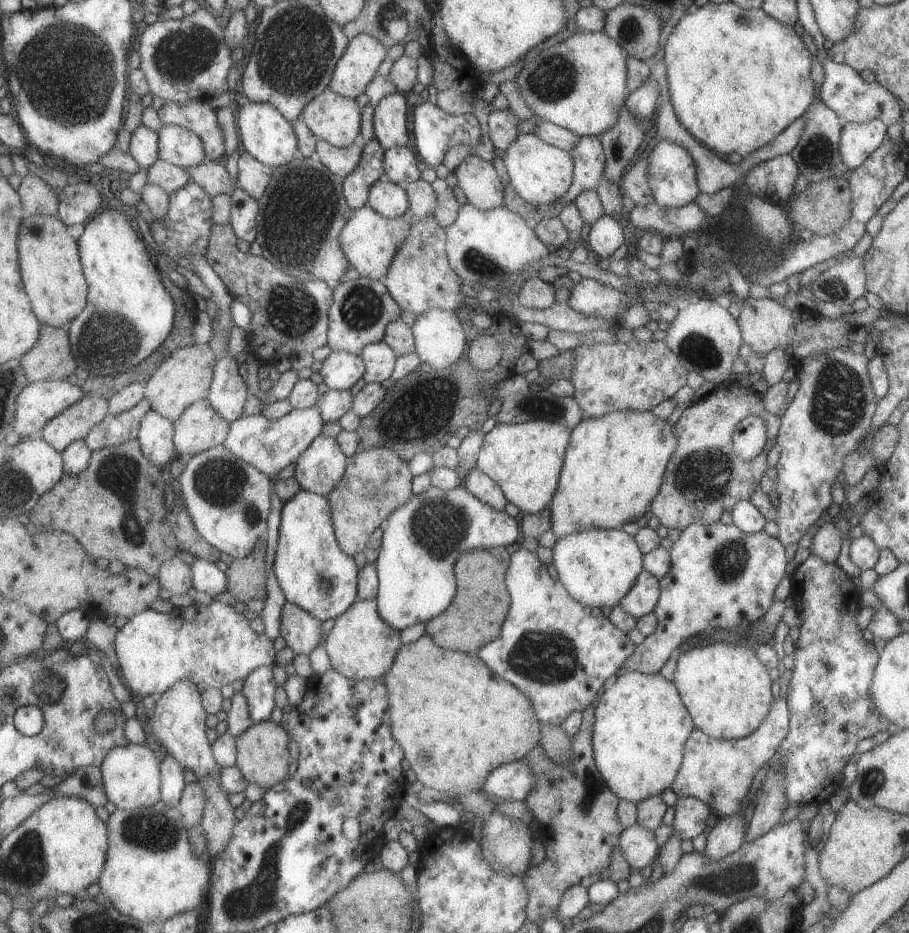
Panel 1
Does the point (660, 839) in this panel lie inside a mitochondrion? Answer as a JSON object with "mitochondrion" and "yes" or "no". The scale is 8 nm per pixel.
{"mitochondrion":"no"}

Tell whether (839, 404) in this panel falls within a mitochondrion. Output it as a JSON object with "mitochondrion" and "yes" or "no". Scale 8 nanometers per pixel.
{"mitochondrion":"yes"}

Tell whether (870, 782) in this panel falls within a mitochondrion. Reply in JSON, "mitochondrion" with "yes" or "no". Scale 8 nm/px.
{"mitochondrion":"yes"}

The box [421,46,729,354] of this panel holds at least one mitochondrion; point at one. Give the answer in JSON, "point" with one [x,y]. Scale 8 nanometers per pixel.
{"point":[553,79]}

